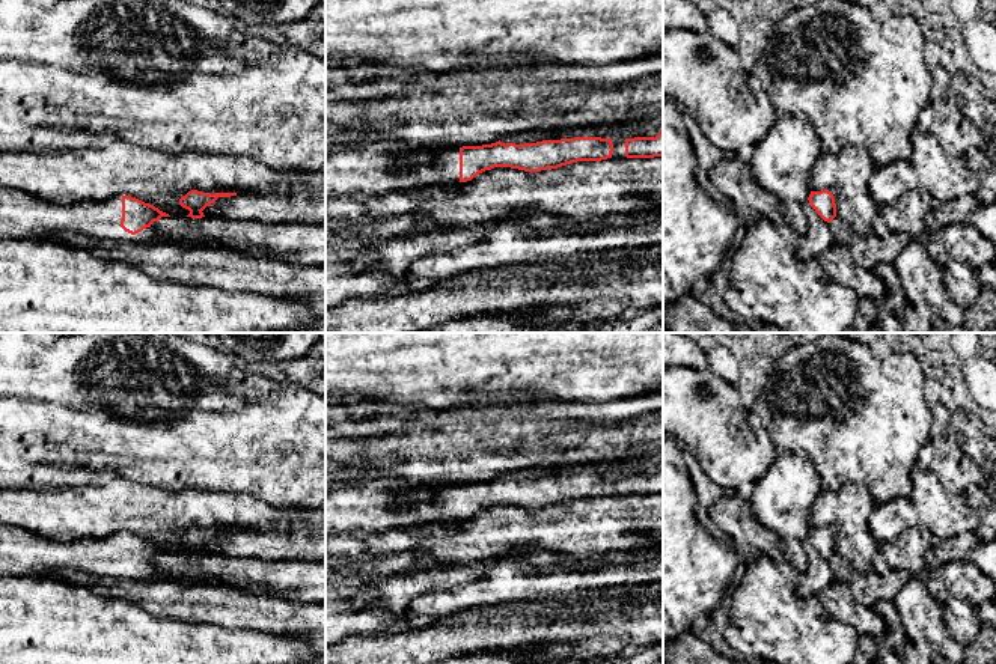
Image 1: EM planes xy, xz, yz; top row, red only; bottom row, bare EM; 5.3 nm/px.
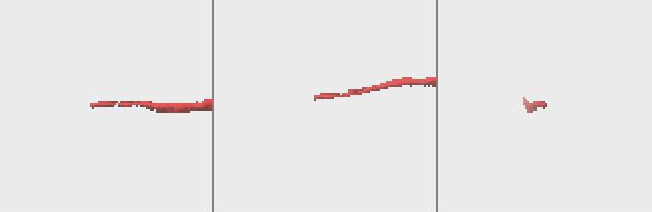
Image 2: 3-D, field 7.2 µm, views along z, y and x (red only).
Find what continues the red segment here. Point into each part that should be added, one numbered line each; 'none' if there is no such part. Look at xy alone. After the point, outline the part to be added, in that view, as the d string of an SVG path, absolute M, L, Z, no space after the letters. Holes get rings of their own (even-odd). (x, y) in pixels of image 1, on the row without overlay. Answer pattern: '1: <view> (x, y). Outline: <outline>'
1: xy (23, 553). Outline: M0 524L0 578L53 577L57 571L77 571L90 578L158 580L154 565L131 572L121 565L122 533L98 539L56 542L20 527ZM167 578L169 580L169 578Z

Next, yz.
1: yz (818, 574). Outline: M806 538L802 544L808 557L808 566L803 572L799 572L796 590L803 598L812 598L833 583L835 575L829 560L815 550L809 538Z

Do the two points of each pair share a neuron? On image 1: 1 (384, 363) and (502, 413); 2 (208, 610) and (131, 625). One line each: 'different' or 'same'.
1: different
2: different

